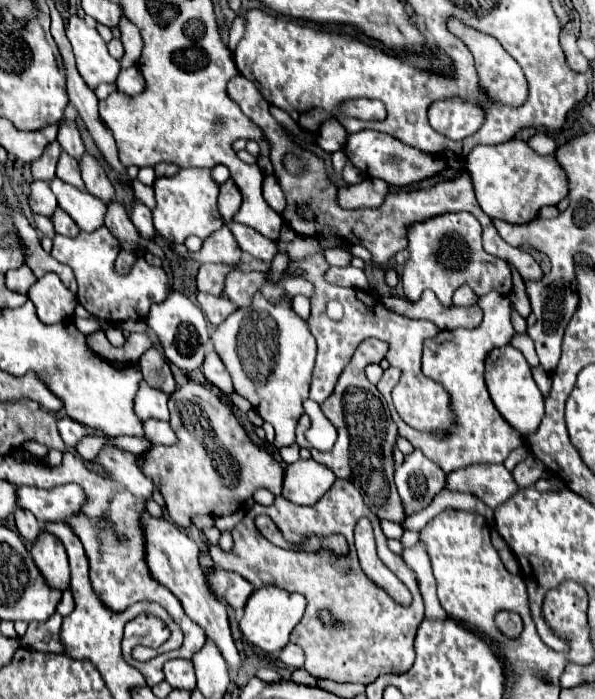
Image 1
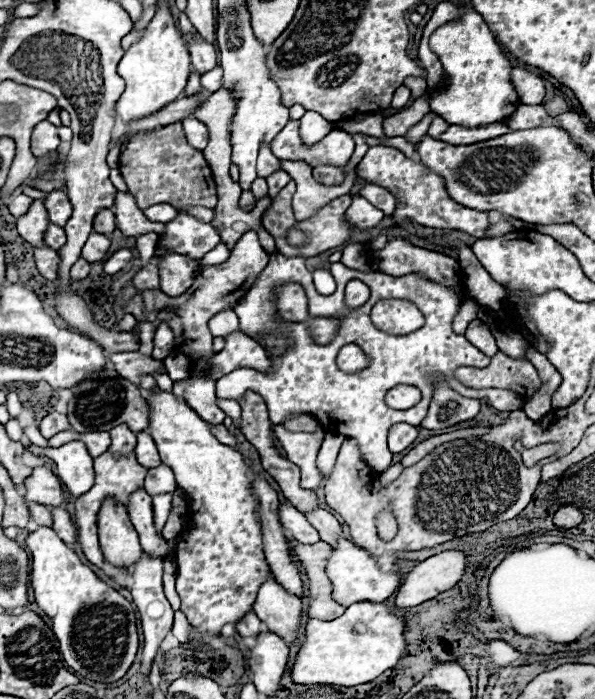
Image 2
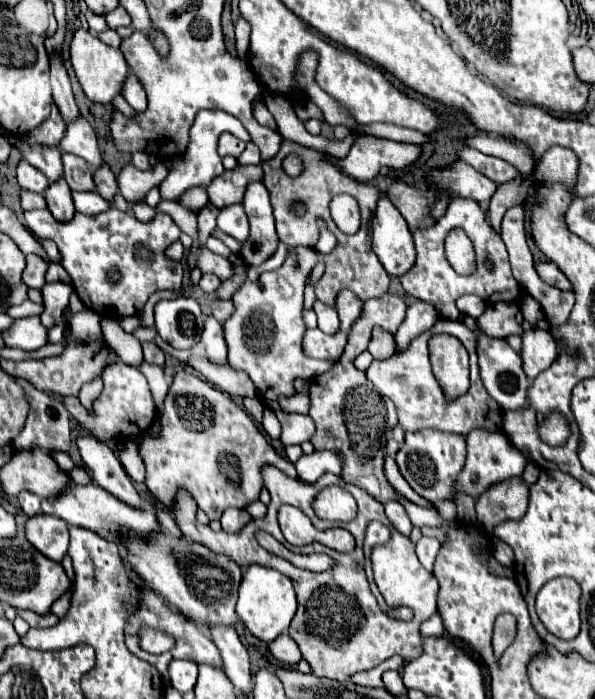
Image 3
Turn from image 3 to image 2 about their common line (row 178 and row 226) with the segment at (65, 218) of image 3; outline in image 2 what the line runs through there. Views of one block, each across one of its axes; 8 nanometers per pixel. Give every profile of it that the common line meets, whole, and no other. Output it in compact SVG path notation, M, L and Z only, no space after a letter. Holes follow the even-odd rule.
M54 190L48 194L48 198L44 200L44 206L48 210L48 218L52 224L64 228L64 224L70 220L72 216L72 206L70 206L70 200L66 196L66 192L60 192L60 190Z

